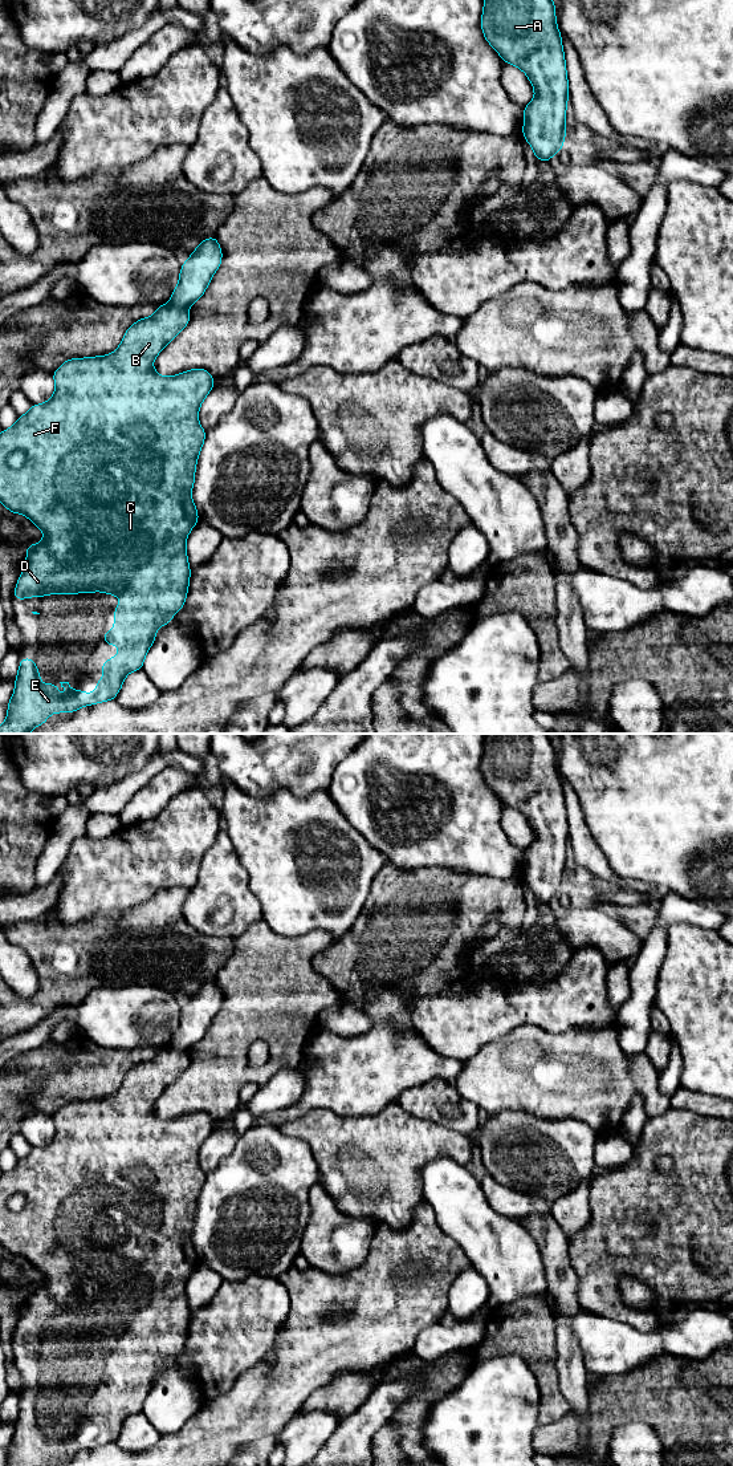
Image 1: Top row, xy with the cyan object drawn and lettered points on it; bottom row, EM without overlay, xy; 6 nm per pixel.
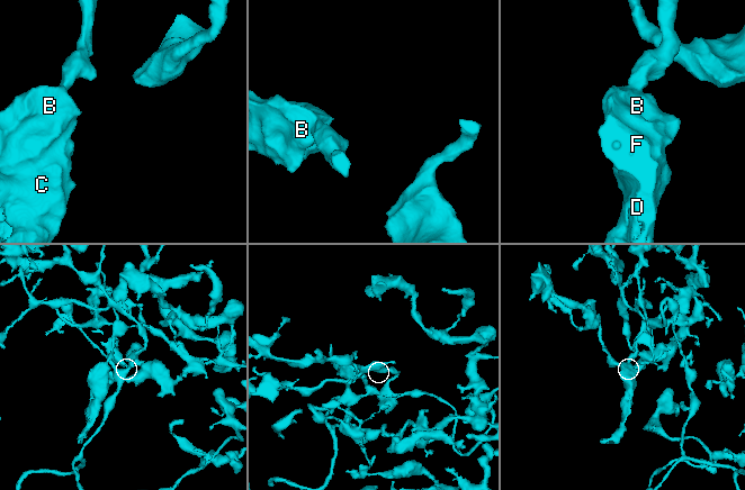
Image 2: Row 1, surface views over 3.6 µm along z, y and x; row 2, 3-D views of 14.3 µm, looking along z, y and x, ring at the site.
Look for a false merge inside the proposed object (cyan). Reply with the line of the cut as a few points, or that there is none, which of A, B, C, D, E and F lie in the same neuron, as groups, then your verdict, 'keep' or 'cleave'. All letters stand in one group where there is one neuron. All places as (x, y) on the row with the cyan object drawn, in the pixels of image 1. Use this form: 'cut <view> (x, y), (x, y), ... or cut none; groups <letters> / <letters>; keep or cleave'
cut xy (169, 303), (186, 308); groups A / B C D E F; cleave

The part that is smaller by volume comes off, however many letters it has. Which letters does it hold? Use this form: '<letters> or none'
B, C, D, E, F

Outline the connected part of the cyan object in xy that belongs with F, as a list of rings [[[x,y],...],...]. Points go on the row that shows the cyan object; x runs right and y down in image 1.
[[[170,302],[159,305],[151,317],[138,320],[126,330],[121,345],[111,354],[65,361],[52,373],[56,385],[53,397],[45,403],[32,405],[11,429],[0,433],[0,503],[12,513],[23,513],[44,532],[41,543],[25,549],[27,563],[13,597],[23,601],[25,597],[44,597],[49,593],[99,590],[118,596],[122,601],[114,606],[114,630],[105,632],[102,637],[110,647],[118,642],[119,654],[101,666],[103,679],[95,681],[94,693],[89,695],[87,691],[73,690],[69,682],[60,682],[68,690],[61,699],[54,683],[40,682],[34,659],[21,658],[0,734],[28,734],[44,724],[50,714],[73,712],[84,706],[114,700],[126,675],[142,669],[156,629],[171,624],[172,616],[183,609],[191,576],[186,540],[199,521],[191,491],[205,439],[197,415],[215,379],[204,369],[162,377],[152,367],[152,361],[188,322],[187,308]]]

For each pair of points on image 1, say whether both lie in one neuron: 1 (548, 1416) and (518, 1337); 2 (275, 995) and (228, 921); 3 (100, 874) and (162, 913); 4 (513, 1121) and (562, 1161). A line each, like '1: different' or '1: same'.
1: same
2: different
3: different
4: same

